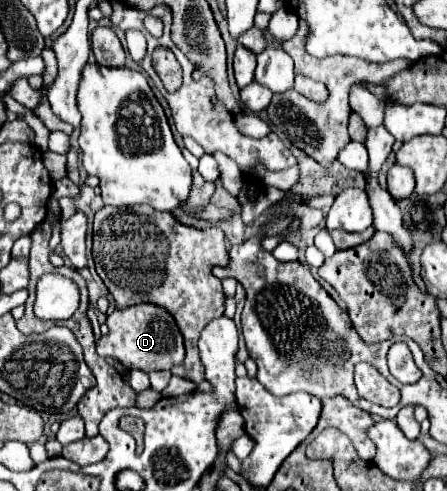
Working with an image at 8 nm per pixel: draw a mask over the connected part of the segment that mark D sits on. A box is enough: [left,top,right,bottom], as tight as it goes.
[96,303,184,373]

